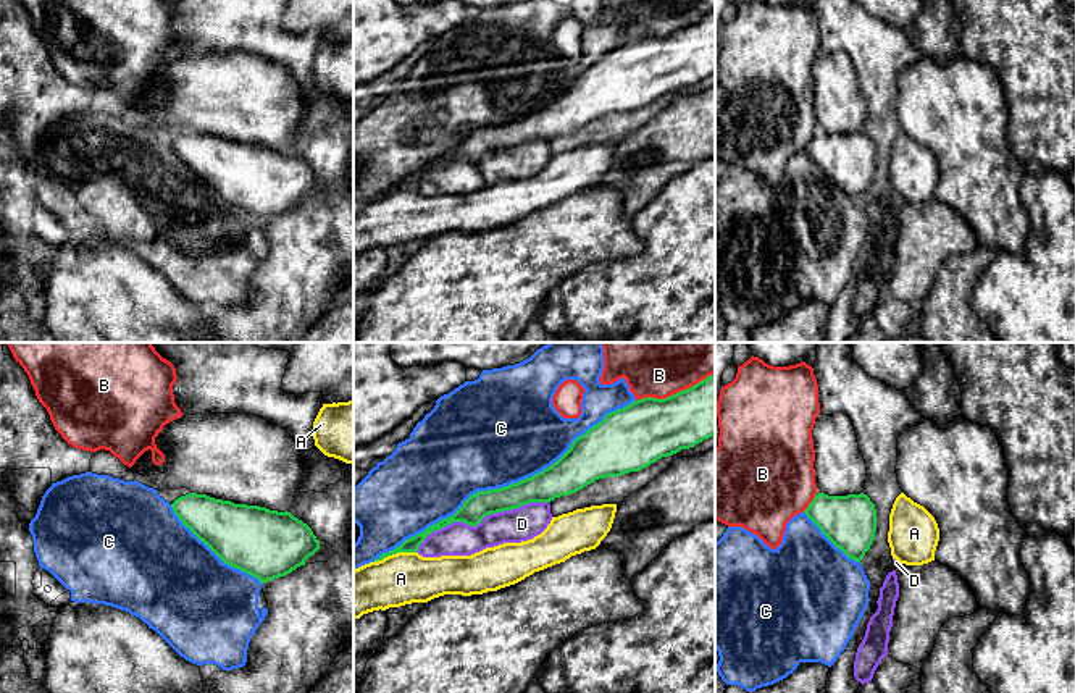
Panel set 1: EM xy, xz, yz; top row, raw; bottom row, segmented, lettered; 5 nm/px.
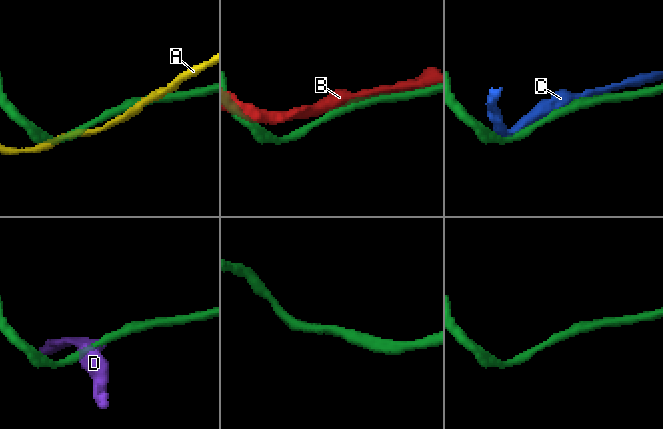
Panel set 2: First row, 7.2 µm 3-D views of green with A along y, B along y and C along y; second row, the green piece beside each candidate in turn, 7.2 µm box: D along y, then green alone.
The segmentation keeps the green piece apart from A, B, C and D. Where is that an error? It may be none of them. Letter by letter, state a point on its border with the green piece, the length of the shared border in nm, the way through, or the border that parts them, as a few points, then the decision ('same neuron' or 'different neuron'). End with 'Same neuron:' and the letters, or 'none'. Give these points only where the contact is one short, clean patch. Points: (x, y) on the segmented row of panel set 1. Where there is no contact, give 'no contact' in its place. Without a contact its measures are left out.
A: meets green in xz at (394, 553); contact 220 nm long; different neuron
B: meets green in xz at (677, 393); contact 420 nm long; different neuron
C: meets green in xz at (504, 487); contact 1550 nm long; different neuron
D: meets green in xz at (480, 520); contact 700 nm long; different neuron
Same neuron: none

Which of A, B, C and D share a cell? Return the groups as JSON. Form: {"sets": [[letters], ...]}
{"sets": [["A"], ["B"], ["C"], ["D"]]}

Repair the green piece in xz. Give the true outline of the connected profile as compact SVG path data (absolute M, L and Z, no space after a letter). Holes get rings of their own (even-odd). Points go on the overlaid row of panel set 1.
M715 373L670 397L644 397L607 414L602 422L578 436L550 467L518 483L471 494L454 515L374 561L397 552L416 552L428 535L454 522L476 527L489 514L529 502L550 502L599 478L639 472L712 436L715 436Z

